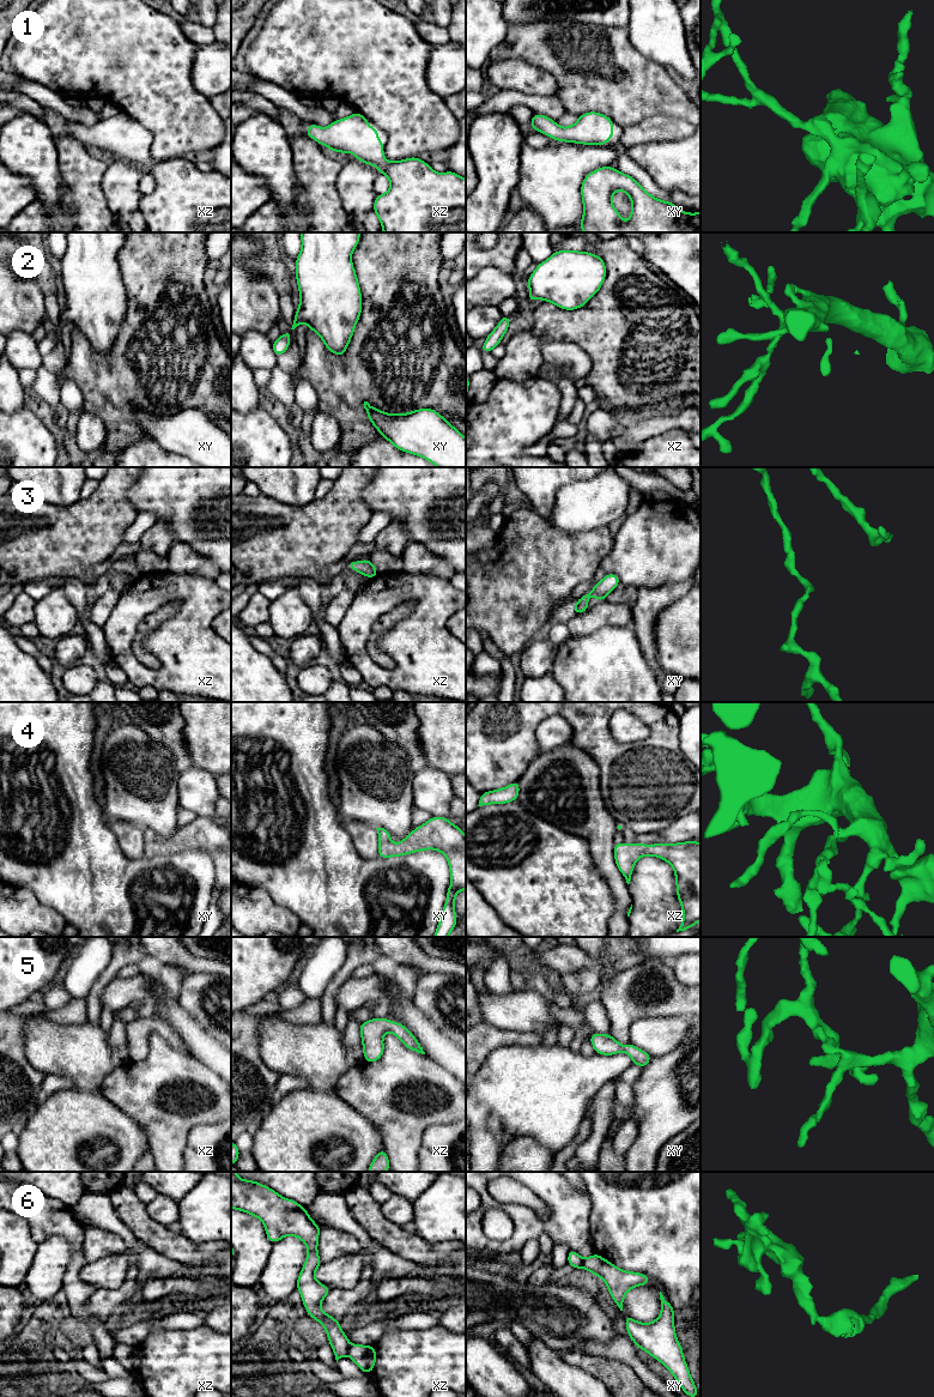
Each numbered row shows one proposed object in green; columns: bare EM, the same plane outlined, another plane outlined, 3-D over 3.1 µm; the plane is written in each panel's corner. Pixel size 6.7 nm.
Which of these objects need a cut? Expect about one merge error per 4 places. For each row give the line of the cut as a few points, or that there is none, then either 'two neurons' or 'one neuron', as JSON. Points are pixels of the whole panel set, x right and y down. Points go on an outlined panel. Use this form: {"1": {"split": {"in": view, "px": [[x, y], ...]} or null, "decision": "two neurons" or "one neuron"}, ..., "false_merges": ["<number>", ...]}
{"1": {"split": null, "decision": "one neuron"}, "2": {"split": null, "decision": "one neuron"}, "3": {"split": null, "decision": "one neuron"}, "4": {"split": null, "decision": "one neuron"}, "5": {"split": null, "decision": "one neuron"}, "6": {"split": {"in": "xz", "px": [[350, 1344], [346, 1354]]}, "decision": "two neurons"}, "false_merges": ["6"]}

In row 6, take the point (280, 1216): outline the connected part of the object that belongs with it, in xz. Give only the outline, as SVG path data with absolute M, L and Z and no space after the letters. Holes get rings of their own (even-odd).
M231 1172L231 1209L238 1209L260 1218L263 1222L266 1235L272 1244L279 1241L284 1236L292 1235L299 1238L307 1245L308 1257L297 1280L297 1290L301 1293L303 1305L309 1316L326 1329L329 1344L333 1348L338 1362L339 1359L347 1355L350 1342L345 1332L340 1329L340 1322L335 1320L332 1316L325 1313L320 1308L320 1304L332 1290L332 1288L316 1281L314 1276L316 1269L322 1264L317 1252L321 1227L311 1220L307 1209L297 1202L281 1197L266 1185L254 1180L243 1180L237 1177L236 1172Z

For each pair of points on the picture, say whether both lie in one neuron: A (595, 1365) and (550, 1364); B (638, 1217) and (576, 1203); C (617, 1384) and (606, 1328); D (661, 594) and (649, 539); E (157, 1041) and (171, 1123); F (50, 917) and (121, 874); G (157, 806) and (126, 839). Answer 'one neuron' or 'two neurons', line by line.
A: two neurons
B: two neurons
C: two neurons
D: two neurons
E: one neuron
F: two neurons
G: two neurons

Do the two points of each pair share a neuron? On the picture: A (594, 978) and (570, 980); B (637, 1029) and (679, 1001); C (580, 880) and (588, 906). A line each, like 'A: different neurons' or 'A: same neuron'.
A: same neuron
B: different neurons
C: same neuron

